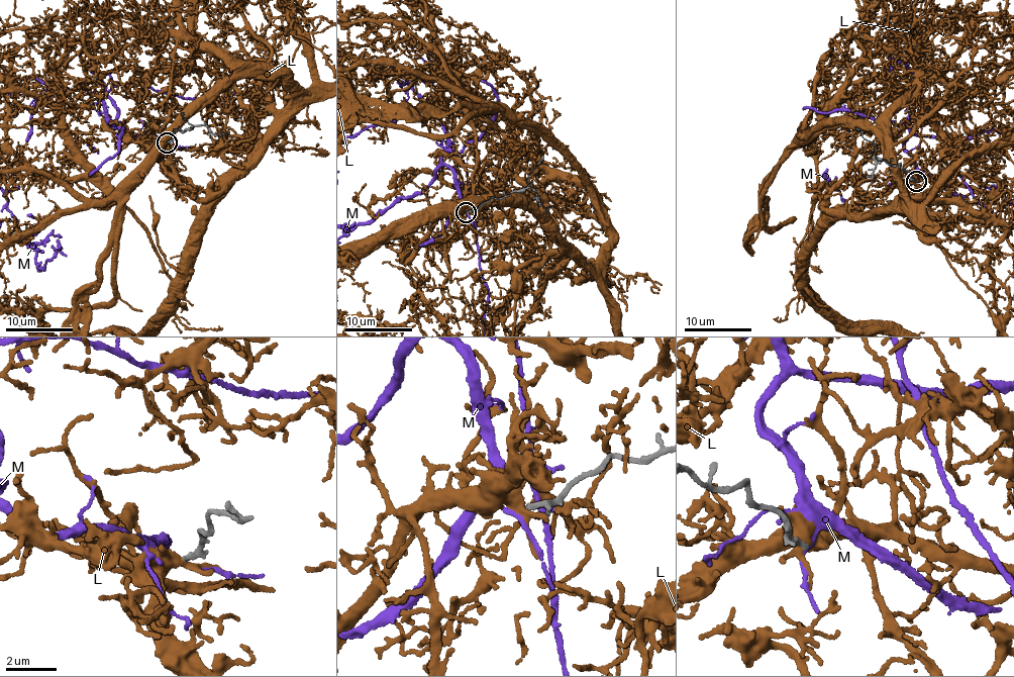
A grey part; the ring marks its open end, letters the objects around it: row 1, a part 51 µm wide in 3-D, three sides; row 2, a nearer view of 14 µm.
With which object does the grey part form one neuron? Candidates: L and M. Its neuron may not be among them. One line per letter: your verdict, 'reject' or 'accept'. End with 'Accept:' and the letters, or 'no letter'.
L: reject
M: reject
Accept: no letter

